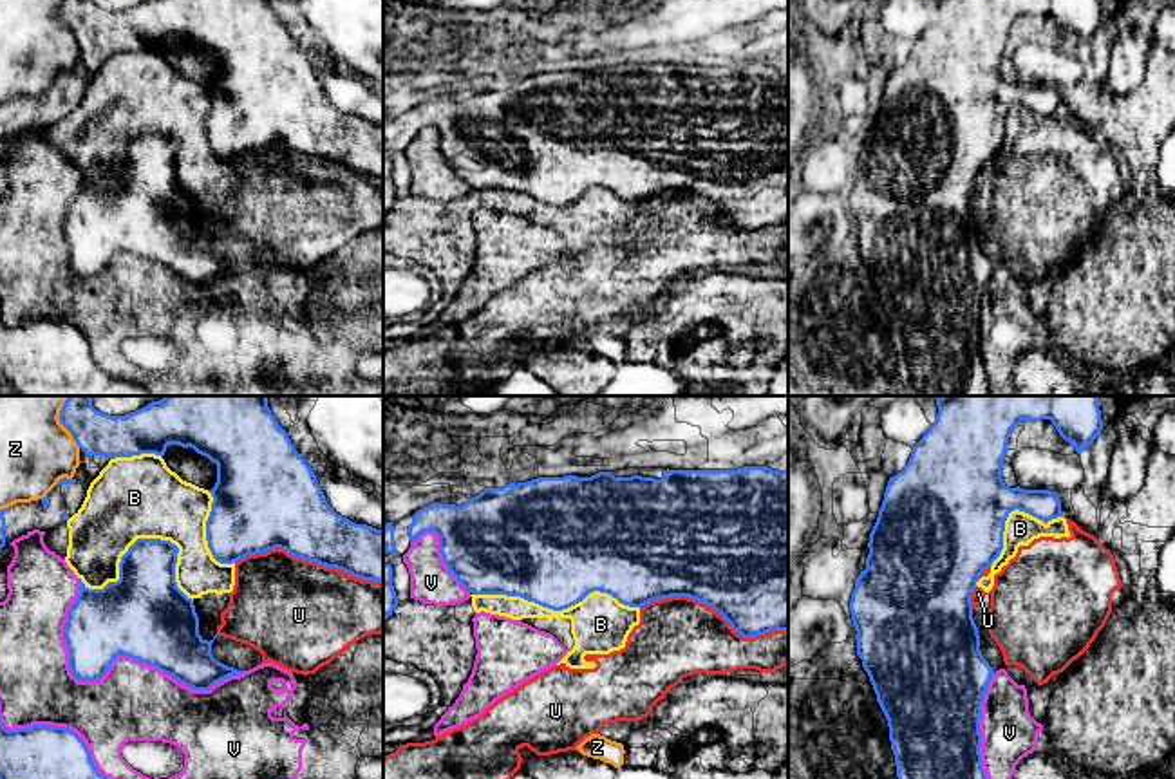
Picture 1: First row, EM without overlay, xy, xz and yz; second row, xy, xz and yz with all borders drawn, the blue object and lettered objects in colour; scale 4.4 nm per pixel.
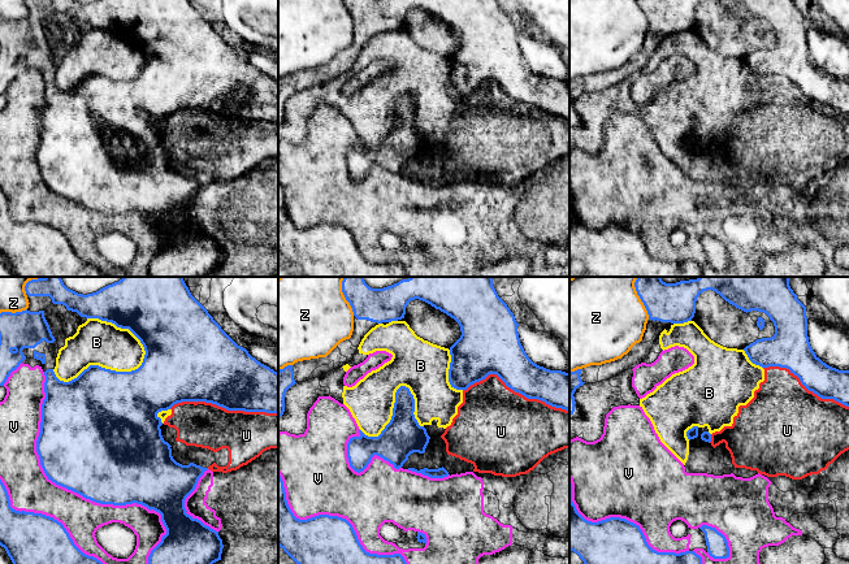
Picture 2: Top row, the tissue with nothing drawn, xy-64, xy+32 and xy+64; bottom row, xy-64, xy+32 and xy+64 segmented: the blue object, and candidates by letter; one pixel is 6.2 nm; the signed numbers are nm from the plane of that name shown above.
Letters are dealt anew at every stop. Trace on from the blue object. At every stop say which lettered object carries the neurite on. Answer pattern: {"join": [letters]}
{"join": []}

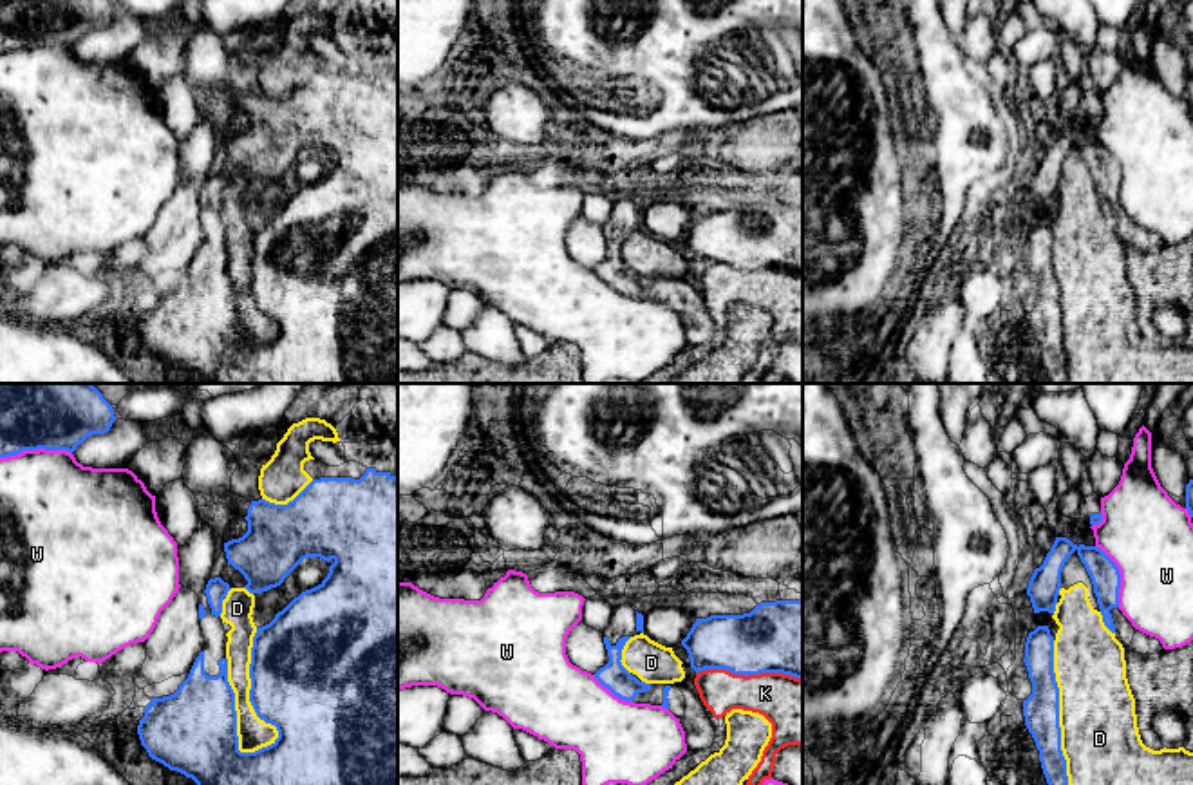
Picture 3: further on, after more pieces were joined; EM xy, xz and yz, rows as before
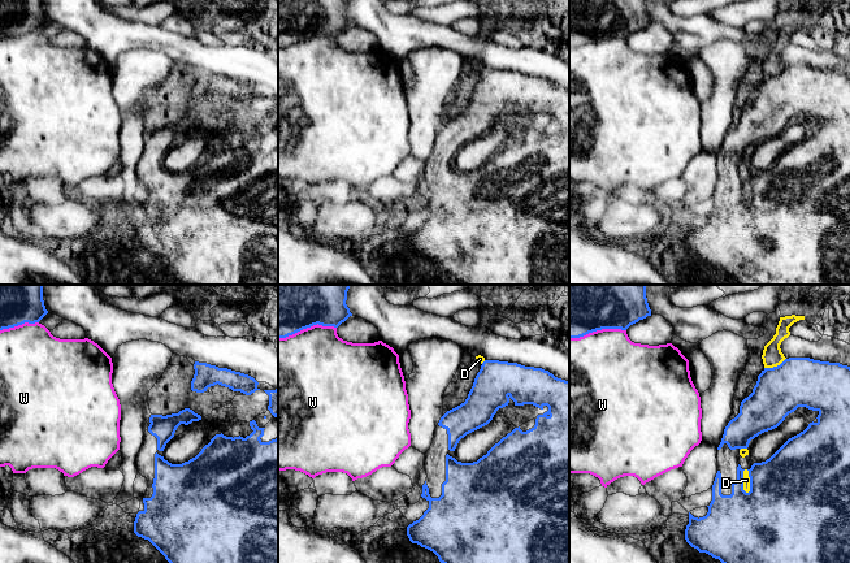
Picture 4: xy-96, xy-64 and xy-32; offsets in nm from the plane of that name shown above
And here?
{"join": []}

